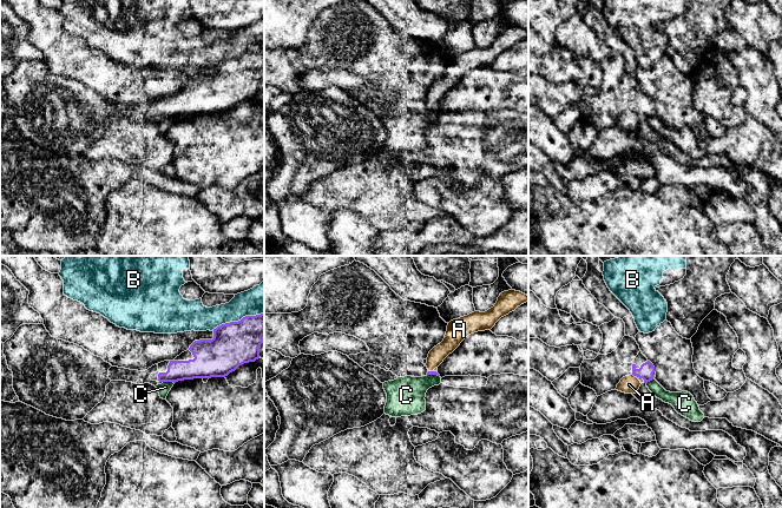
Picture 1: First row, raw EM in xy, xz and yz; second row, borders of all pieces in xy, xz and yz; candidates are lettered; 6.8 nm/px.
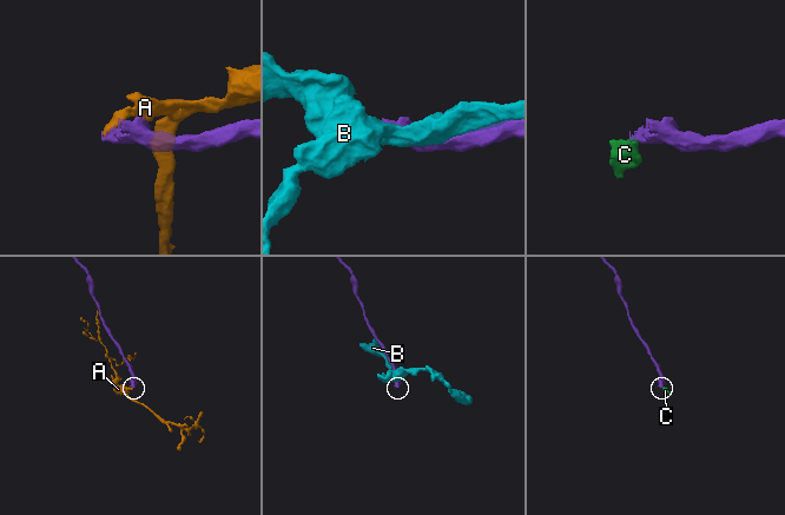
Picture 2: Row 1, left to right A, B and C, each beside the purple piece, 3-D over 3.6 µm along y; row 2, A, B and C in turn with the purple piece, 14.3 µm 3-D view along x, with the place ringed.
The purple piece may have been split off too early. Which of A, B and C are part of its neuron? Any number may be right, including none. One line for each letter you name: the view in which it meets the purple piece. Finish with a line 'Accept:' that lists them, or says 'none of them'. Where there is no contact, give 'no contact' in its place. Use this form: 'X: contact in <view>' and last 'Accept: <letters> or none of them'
Accept: none of them

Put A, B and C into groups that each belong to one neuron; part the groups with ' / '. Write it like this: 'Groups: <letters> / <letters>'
Groups: A C / B

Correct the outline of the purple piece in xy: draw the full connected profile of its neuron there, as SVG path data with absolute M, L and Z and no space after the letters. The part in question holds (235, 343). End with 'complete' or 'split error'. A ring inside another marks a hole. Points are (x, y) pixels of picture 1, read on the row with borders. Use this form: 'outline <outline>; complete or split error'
outline M264 314L245 316L238 322L222 324L213 329L212 339L195 341L190 348L173 361L164 361L152 365L145 371L111 367L109 378L111 381L126 381L136 384L150 383L152 385L163 382L178 382L193 378L225 377L239 365L255 362L259 358L259 348L264 342Z; split error

